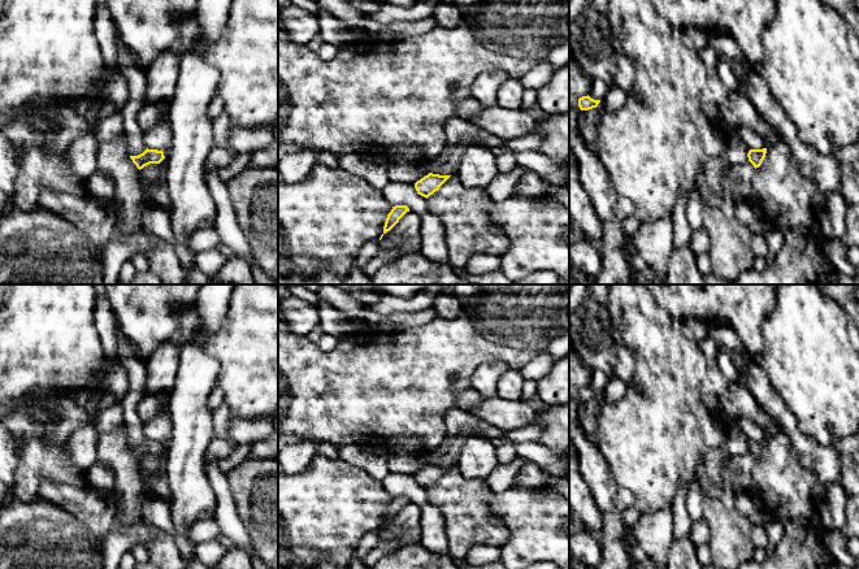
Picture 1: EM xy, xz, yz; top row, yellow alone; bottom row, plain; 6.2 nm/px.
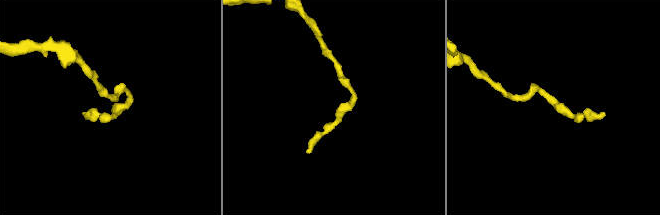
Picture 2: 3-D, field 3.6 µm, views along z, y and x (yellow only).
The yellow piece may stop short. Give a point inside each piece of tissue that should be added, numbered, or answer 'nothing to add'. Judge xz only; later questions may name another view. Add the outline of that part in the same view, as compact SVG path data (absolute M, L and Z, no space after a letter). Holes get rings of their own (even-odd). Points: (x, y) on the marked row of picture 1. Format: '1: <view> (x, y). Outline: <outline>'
nothing to add

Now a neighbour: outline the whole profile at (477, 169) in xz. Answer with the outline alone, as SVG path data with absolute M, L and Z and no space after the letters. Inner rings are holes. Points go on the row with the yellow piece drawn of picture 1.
M485 145L465 148L456 175L468 188L487 188L499 174L496 157Z

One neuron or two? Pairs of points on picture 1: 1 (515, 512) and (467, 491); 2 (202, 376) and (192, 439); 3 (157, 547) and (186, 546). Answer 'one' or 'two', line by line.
1: two
2: one
3: two

